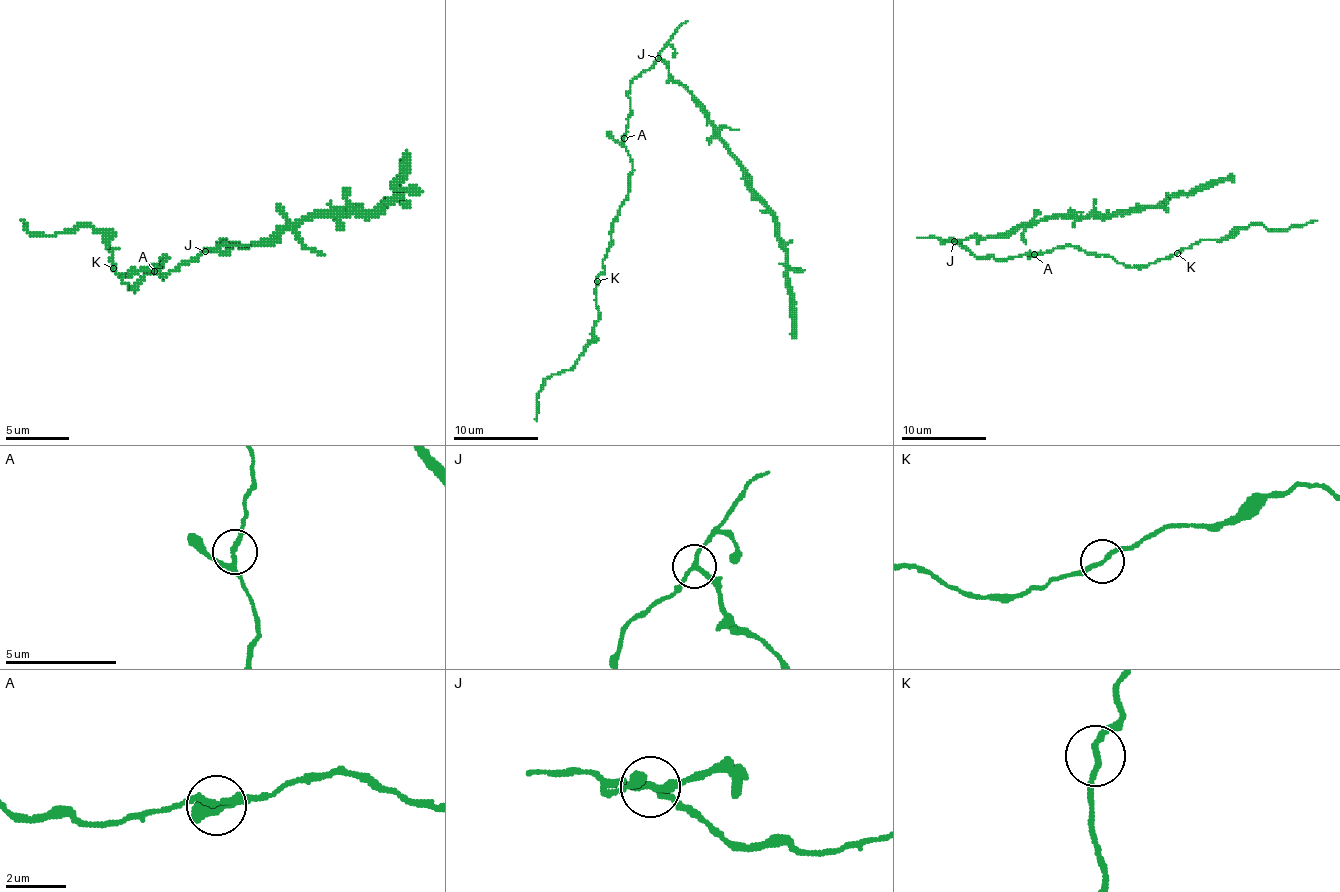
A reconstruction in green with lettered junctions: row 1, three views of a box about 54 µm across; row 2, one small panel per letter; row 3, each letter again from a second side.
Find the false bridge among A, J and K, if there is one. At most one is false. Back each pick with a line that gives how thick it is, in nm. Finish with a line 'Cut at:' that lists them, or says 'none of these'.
J: calibre 180 nm
Cut at: J

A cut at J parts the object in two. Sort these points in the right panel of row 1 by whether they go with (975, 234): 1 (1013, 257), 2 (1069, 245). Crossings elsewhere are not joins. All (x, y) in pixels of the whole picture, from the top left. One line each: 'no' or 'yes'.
1: no
2: no

